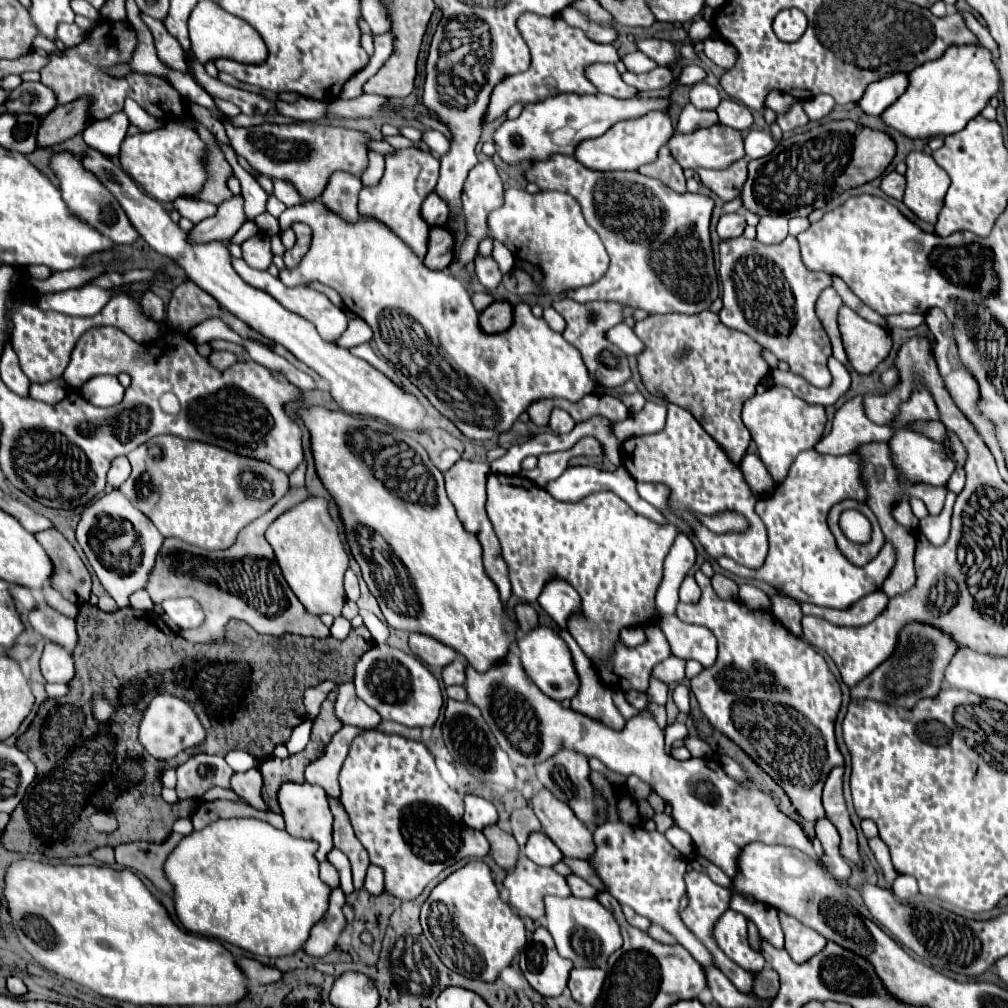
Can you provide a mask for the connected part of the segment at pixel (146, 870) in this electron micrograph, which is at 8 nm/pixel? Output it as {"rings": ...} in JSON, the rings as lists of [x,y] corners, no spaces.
{"rings":[[[170,834],[166,842],[152,844],[152,842],[126,842],[116,846],[116,862],[122,868],[134,870],[144,874],[158,890],[172,894],[172,886],[164,876],[164,860],[174,850],[174,846],[182,840],[180,834]]]}

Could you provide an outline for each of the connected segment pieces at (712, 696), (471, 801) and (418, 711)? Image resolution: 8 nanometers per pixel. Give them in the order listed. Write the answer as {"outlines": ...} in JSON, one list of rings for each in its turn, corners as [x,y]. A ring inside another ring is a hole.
{"outlines":[[[[700,570],[696,572],[696,582],[698,582],[698,586],[702,588],[700,600],[698,600],[696,604],[678,604],[676,614],[678,614],[678,618],[680,618],[682,622],[706,626],[708,630],[714,632],[714,636],[718,638],[718,660],[716,660],[716,664],[714,664],[710,670],[702,670],[696,678],[690,680],[690,690],[694,692],[694,696],[696,696],[696,700],[698,700],[702,712],[704,712],[706,718],[710,720],[710,724],[712,724],[716,730],[720,730],[722,734],[726,734],[730,740],[734,740],[754,762],[758,762],[758,764],[764,768],[764,772],[768,772],[768,774],[786,790],[786,794],[790,796],[792,804],[796,806],[798,814],[800,814],[804,820],[820,820],[820,818],[824,818],[824,808],[822,808],[822,800],[820,800],[820,796],[822,796],[822,786],[824,786],[826,776],[830,774],[832,768],[844,766],[844,758],[842,758],[842,754],[840,754],[840,750],[838,750],[836,736],[834,736],[834,722],[836,722],[836,716],[838,716],[838,710],[840,710],[840,704],[842,704],[840,684],[836,682],[836,678],[834,678],[834,674],[830,672],[826,660],[816,652],[816,648],[812,648],[808,642],[804,642],[804,640],[800,640],[800,638],[796,638],[796,636],[792,636],[786,628],[782,628],[782,624],[780,624],[770,612],[752,610],[752,608],[748,608],[748,606],[746,606],[744,602],[740,602],[740,600],[722,600],[722,598],[714,592],[714,588],[712,588],[712,584],[710,584],[710,578],[704,576]]],[[[468,794],[464,798],[466,802],[466,812],[464,812],[464,822],[474,828],[474,830],[484,830],[486,826],[492,826],[498,822],[498,810],[492,802],[480,798],[480,796],[474,796],[474,794]]],[[[376,644],[356,664],[356,694],[372,706],[382,720],[394,720],[404,726],[434,726],[442,708],[442,692],[438,680],[424,668],[420,660],[388,644]]]]}

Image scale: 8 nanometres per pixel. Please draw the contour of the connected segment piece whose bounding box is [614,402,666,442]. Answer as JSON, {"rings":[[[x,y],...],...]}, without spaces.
{"rings":[[[646,402],[644,410],[638,414],[630,414],[620,424],[614,424],[614,432],[620,442],[628,440],[630,436],[642,436],[648,432],[656,432],[666,424],[666,406],[658,402]]]}

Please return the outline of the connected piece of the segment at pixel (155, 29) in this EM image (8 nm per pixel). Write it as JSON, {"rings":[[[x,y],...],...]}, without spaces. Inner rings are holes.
{"rings":[[[142,14],[142,20],[148,24],[148,28],[154,34],[154,42],[156,42],[156,50],[158,50],[158,58],[162,62],[166,62],[170,68],[174,70],[182,70],[186,72],[186,60],[184,60],[184,52],[180,48],[180,44],[168,36],[164,24],[160,24],[160,20],[154,20],[150,16]]]}

